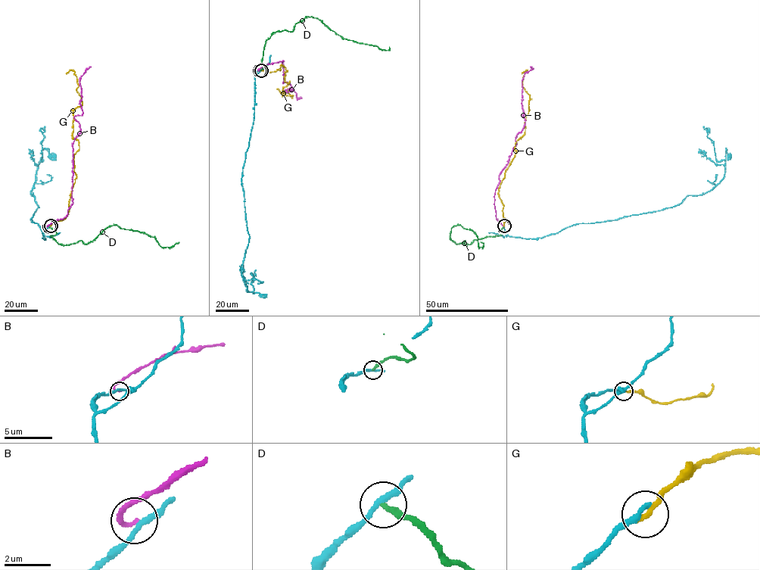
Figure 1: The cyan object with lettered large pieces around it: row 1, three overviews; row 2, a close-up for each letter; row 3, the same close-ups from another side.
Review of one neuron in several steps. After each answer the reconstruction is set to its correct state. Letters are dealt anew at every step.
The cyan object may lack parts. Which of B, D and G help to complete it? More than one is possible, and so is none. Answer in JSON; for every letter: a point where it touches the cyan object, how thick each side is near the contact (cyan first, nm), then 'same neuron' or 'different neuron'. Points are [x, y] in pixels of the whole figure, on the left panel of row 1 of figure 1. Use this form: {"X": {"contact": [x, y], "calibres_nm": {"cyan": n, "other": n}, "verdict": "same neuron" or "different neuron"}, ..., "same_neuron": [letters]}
{"B": {"contact": [48, 226], "calibres_nm": {"cyan": 200, "other": 180}, "verdict": "different neuron"}, "D": {"contact": [49, 226], "calibres_nm": {"cyan": 220, "other": 260}, "verdict": "different neuron"}, "G": {"contact": [51, 225], "calibres_nm": {"cyan": 280, "other": 240}, "verdict": "different neuron"}, "same_neuron": []}

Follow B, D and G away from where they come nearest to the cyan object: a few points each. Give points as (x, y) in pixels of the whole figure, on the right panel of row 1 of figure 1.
B: (504, 226), (496, 218), (495, 190), (499, 175), (515, 143), (515, 137), (524, 123), (521, 79), (531, 66)
D: (503, 226), (499, 235), (467, 244), (453, 242), (451, 228), (471, 229), (478, 247), (481, 242)
G: (504, 225), (498, 191), (528, 111), (529, 95), (521, 85), (527, 70), (521, 73)

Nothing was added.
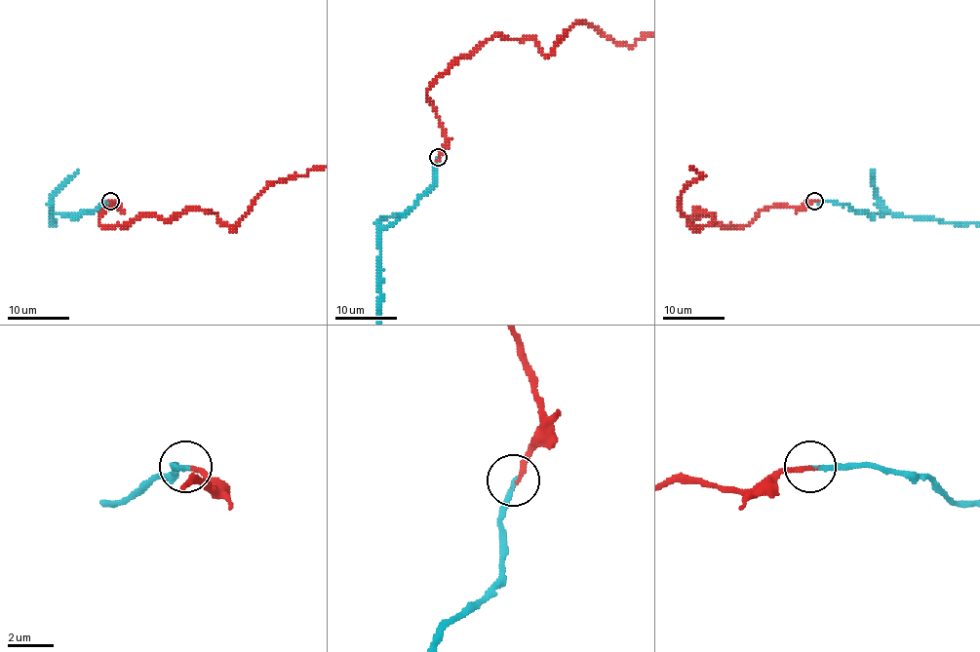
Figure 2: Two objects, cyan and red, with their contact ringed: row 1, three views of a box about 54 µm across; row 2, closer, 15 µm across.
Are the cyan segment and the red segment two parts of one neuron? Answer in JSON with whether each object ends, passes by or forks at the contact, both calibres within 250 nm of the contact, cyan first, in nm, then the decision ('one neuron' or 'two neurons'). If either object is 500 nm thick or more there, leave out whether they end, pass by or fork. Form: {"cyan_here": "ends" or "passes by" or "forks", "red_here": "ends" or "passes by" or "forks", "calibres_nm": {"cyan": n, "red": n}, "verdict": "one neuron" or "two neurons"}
{"cyan_here": "ends", "red_here": "ends", "calibres_nm": {"cyan": 190, "red": 200}, "verdict": "one neuron"}

